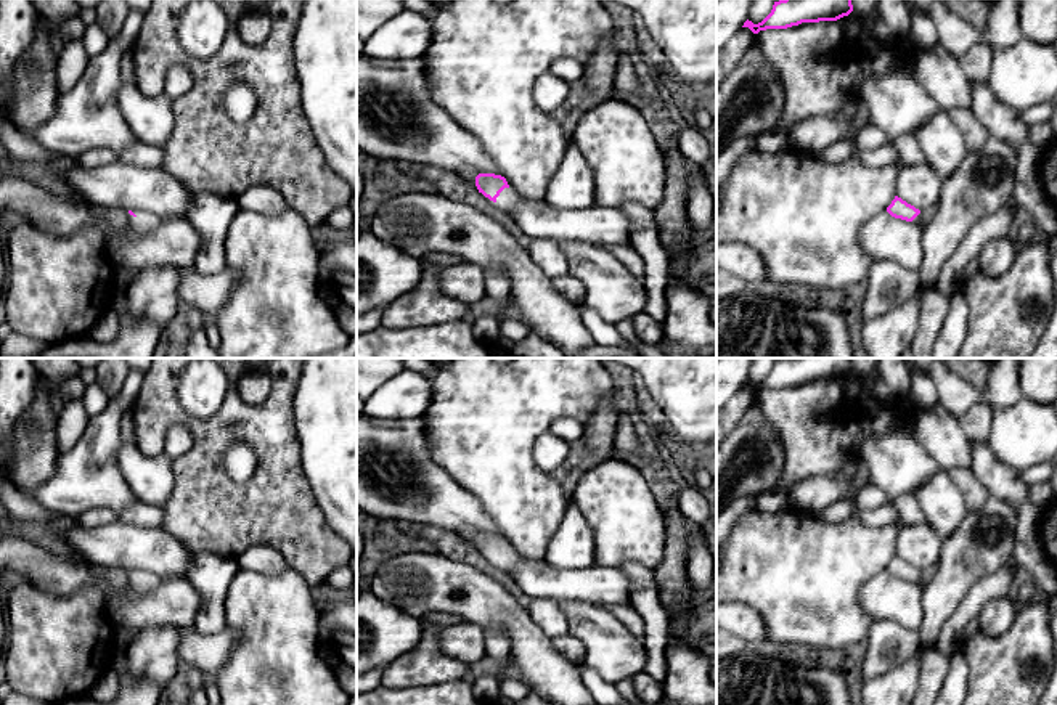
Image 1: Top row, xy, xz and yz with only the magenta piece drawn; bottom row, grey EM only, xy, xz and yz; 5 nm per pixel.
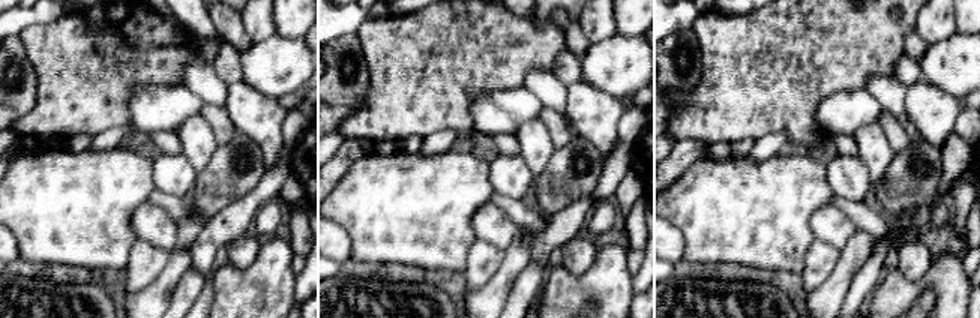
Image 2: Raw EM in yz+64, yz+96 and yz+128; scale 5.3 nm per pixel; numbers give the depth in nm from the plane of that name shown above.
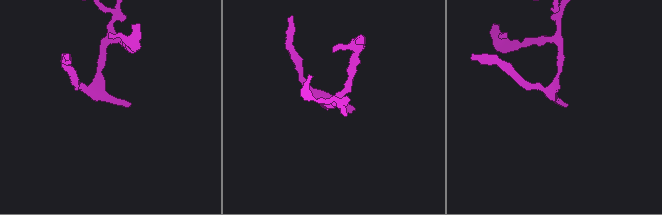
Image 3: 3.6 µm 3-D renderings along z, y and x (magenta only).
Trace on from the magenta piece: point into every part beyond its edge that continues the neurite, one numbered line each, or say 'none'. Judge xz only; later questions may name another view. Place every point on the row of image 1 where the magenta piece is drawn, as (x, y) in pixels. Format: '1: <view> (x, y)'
1: xz (506, 196)

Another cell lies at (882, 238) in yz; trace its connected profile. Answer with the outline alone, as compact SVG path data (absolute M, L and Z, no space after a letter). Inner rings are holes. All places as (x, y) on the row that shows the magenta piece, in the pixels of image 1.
M877 214L858 231L858 242L872 260L893 260L908 270L917 270L924 260L922 226L912 220Z

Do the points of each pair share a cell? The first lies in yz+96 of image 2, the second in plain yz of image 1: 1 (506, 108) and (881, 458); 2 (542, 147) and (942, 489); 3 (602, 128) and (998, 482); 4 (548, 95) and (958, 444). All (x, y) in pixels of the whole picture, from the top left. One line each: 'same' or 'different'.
1: same
2: same
3: same
4: same

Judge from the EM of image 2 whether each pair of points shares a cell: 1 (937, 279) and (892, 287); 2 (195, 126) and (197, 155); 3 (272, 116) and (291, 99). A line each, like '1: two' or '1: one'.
1: one
2: one
3: two

